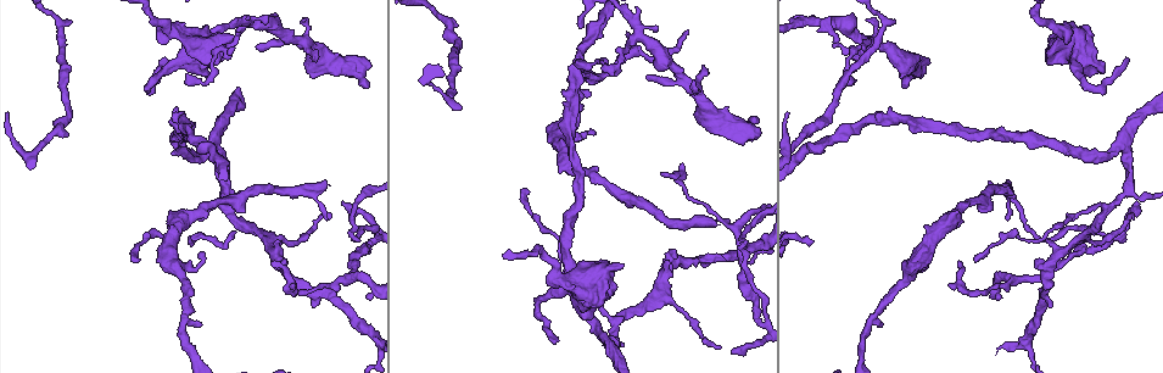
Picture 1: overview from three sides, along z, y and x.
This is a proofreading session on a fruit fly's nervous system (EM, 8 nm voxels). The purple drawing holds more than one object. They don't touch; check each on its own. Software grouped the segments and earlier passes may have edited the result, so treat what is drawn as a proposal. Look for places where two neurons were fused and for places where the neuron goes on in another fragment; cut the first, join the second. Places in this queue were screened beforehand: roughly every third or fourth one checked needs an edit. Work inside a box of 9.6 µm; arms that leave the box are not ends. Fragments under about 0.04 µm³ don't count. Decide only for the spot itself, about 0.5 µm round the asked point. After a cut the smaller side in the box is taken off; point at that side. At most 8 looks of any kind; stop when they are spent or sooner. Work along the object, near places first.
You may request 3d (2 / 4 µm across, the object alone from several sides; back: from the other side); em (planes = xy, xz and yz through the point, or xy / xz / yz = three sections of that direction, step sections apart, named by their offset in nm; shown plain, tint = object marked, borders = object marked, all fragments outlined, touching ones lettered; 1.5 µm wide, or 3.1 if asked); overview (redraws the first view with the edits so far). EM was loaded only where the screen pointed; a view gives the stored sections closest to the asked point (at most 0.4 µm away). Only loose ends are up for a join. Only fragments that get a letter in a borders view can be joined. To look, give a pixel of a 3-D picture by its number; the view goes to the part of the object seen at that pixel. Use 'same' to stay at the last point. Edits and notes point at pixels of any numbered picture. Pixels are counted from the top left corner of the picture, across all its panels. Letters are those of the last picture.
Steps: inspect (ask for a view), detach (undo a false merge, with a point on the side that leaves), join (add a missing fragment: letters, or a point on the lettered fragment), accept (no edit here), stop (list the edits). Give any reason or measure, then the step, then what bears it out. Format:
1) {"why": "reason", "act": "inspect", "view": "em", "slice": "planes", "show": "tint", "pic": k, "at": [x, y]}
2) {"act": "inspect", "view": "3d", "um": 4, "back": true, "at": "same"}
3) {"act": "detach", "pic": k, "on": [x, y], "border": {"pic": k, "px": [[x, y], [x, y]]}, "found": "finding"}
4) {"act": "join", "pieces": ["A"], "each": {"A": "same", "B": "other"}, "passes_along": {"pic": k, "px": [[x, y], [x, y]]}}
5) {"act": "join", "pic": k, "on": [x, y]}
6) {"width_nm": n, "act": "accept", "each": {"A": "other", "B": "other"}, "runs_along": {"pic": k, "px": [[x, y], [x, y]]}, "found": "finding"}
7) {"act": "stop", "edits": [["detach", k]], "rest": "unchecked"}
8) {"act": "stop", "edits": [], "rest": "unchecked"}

{"why": "an open end", "act": "inspect", "view": "em", "slice": "planes", "show": "plain", "pic": 1, "at": [703, 65]}

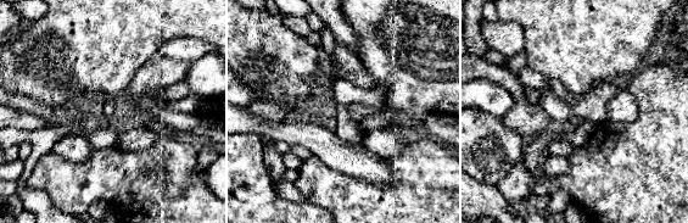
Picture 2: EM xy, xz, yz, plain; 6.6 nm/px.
{"why": "see the neighbours", "act": "inspect", "view": "em", "slice": "planes", "show": "borders", "at": "same"}

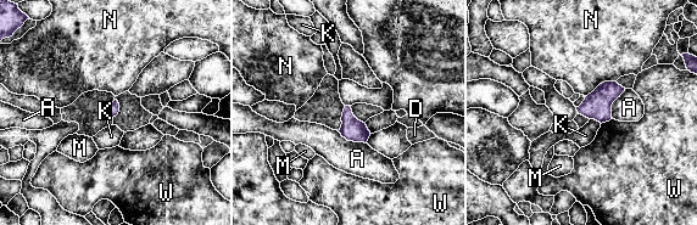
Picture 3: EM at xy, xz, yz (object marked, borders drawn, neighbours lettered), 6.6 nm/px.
{"act": "accept", "each": {"A": "other", "D": "other", "K": "other", "M": "other", "N": "other", "W": "other"}, "border": {"pic": 3, "px": [[590, 118], [601, 123]]}, "found": "none of them fits"}

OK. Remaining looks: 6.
{"why": "tapers out", "act": "inspect", "view": "em", "slice": "xy", "step": 4, "show": "tint", "pic": 1, "at": [552, 342]}

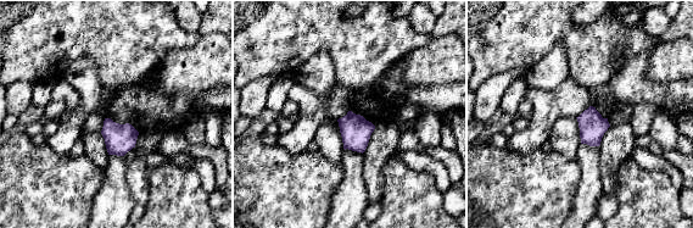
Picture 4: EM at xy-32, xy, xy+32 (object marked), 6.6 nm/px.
{"act": "inspect", "view": "em", "slice": "planes", "show": "tint", "at": "same"}

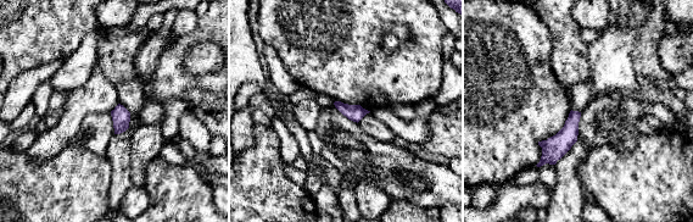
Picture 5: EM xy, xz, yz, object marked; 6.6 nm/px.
{"act": "inspect", "view": "em", "slice": "planes", "show": "borders", "at": "same"}

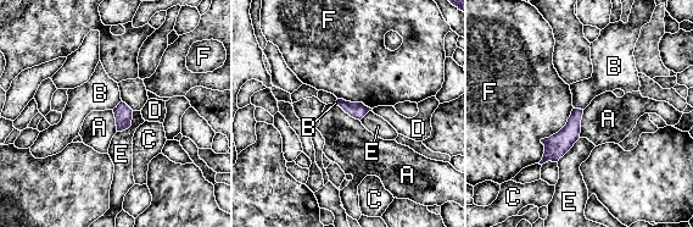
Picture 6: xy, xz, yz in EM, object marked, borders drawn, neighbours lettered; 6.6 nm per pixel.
{"act": "accept", "each": {"A": "other", "B": "other", "C": "other", "D": "other", "E": "other", "F": "other"}, "border": {"pic": 6, "px": [[583, 110], [579, 137]]}, "found": "no lettered fragment goes on from it"}

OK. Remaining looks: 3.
{"why": "abrupt turn", "act": "inspect", "view": "em", "slice": "xy", "step": 4, "show": "tint", "pic": 1, "at": [353, 240]}

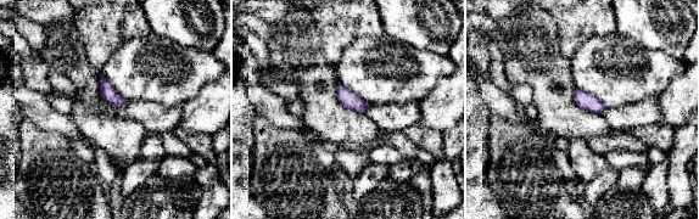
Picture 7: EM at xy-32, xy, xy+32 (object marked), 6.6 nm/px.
{"act": "inspect", "view": "em", "slice": "planes", "show": "borders", "at": "same"}

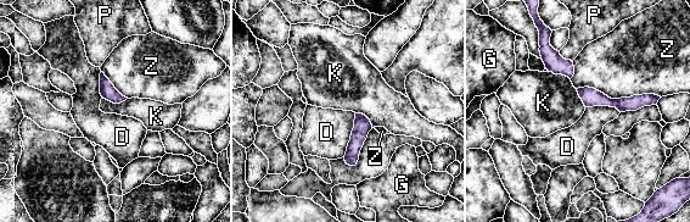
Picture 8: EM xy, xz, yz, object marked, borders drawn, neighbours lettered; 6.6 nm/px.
{"longest_contact_nm": ["Z", 550], "act": "accept", "each": {"D": "other", "G": "other", "K": "other", "P": "other", "Z": "other"}, "border": {"pic": 8, "px": [[102, 96], [113, 103], [127, 99]]}, "found": "all the same neuron"}

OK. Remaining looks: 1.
{"act": "stop", "edits": [], "rest": "unchecked"}

